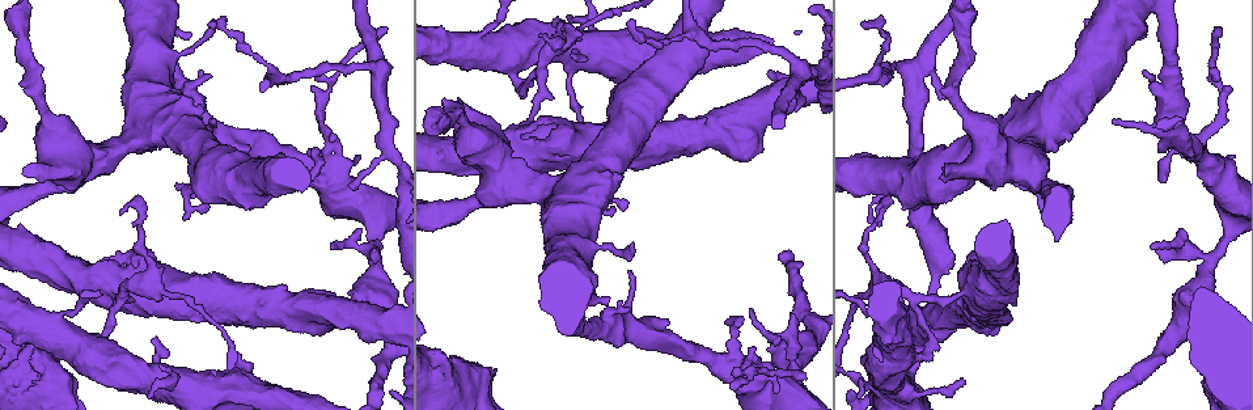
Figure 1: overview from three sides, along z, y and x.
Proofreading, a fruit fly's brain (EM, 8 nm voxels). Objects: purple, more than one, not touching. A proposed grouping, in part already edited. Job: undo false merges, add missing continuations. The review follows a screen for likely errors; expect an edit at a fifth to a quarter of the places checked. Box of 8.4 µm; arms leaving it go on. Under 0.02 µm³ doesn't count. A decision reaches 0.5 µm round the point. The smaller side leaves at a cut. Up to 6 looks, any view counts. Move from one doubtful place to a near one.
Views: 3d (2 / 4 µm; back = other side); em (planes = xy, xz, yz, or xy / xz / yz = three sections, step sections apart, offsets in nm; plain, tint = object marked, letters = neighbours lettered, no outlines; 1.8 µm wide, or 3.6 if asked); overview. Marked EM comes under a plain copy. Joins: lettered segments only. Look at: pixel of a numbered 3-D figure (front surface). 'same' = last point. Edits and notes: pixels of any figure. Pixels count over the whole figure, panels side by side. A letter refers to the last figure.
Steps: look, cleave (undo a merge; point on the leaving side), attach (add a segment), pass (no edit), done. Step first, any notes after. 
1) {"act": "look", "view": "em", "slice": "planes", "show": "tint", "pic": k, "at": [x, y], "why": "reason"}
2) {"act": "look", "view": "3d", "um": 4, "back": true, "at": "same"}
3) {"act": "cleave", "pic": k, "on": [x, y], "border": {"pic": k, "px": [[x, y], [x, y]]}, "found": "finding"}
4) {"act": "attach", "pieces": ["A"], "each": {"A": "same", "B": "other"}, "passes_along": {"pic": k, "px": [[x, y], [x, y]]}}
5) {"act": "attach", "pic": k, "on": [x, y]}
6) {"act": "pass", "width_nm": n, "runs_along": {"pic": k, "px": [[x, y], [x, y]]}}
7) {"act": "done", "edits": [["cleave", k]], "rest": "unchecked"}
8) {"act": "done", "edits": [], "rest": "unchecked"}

{"act": "look", "view": "em", "slice": "planes", "show": "letters", "pic": 1, "at": [627, 272], "why": "branch stops here"}

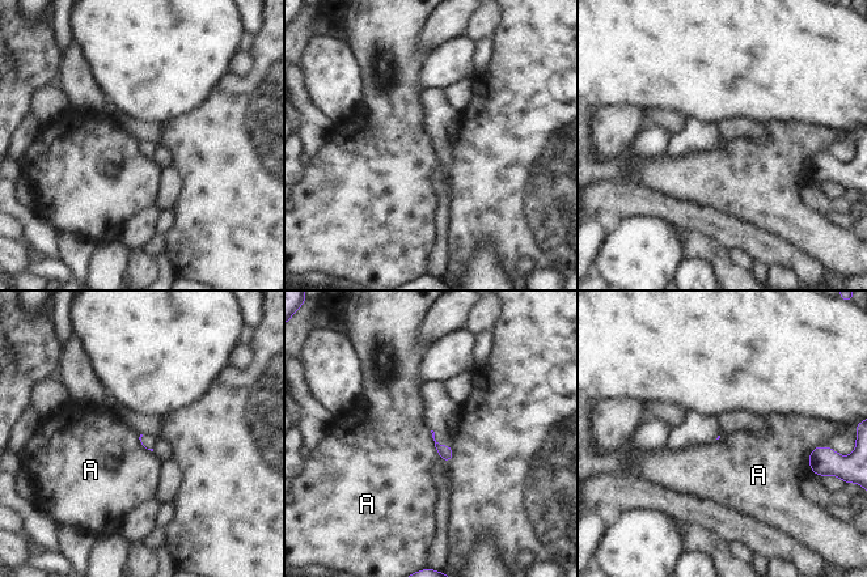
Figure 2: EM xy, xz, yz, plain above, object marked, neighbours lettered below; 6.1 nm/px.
{"act": "pass", "each": {"A": "other"}, "border": {"pic": 2, "px": [[430, 431], [439, 455]]}, "found": "no lettered segment goes on from it"}

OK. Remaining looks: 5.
{"act": "look", "view": "3d", "um": 2, "pic": 1, "at": [806, 376], "why": "long arm stops here"}

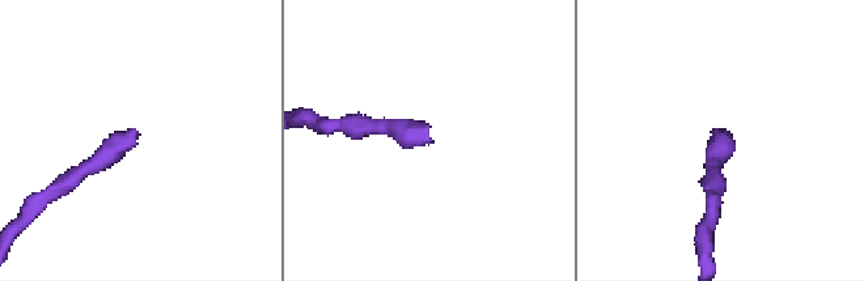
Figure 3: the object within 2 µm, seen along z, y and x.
{"act": "look", "view": "em", "slice": "planes", "show": "letters", "pic": 3, "at": [715, 132]}

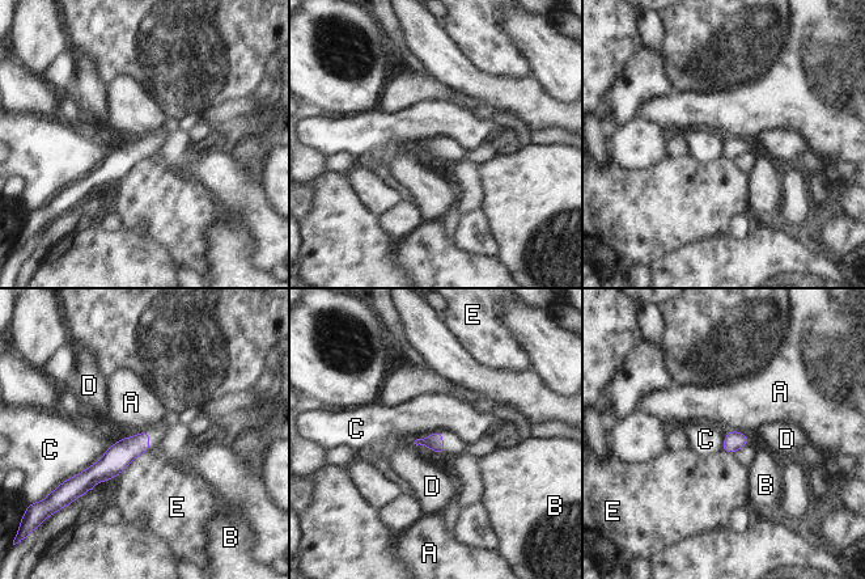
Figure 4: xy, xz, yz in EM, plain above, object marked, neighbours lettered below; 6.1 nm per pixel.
{"act": "pass", "each": {"A": "other", "B": "other", "C": "other", "D": "other", "E": "other"}, "runs_along": {"pic": 4, "px": [[145, 434], [83, 485]]}, "found": "no lettered segment goes on from it"}

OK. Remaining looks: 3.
{"act": "look", "view": "em", "um": 3.6, "slice": "xz", "step": 4, "show": "letters", "pic": 1, "at": [1163, 180], "why": "an open end"}

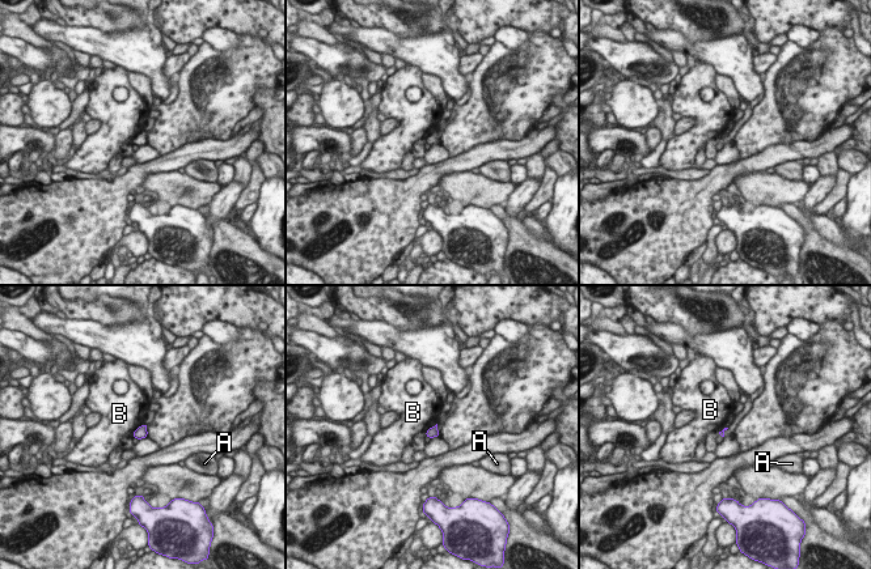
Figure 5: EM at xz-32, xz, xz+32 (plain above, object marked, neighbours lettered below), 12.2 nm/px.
{"act": "look", "view": "em", "um": 3.6, "slice": "planes", "show": "letters", "at": "same", "why": "cut it another way"}

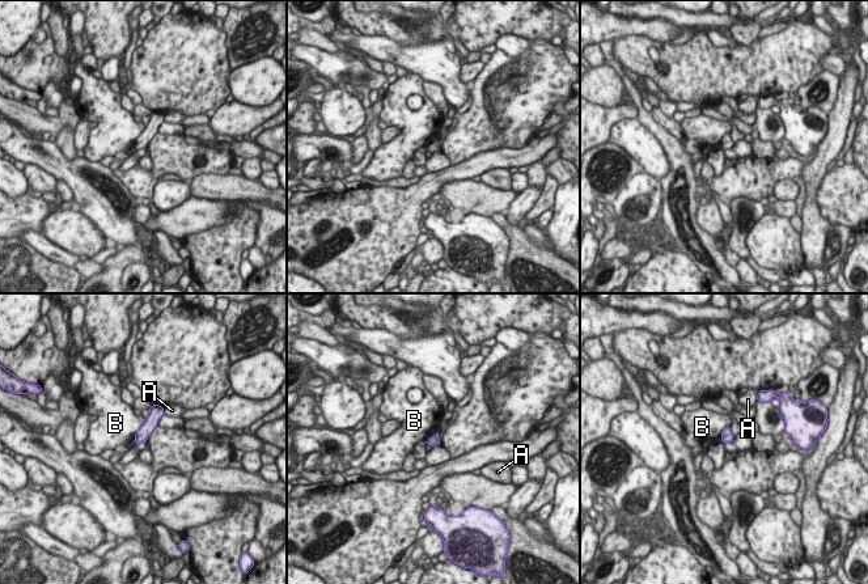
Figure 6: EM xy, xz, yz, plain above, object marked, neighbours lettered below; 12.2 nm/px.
{"act": "pass", "longest_contact_nm": ["B", 240], "each": {"A": "other", "B": "other"}, "border": {"pic": 6, "px": [[145, 419], [134, 434]]}, "found": "no lettered segment goes on from it"}

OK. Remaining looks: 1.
{"act": "done", "edits": [], "rest": "unchecked"}

